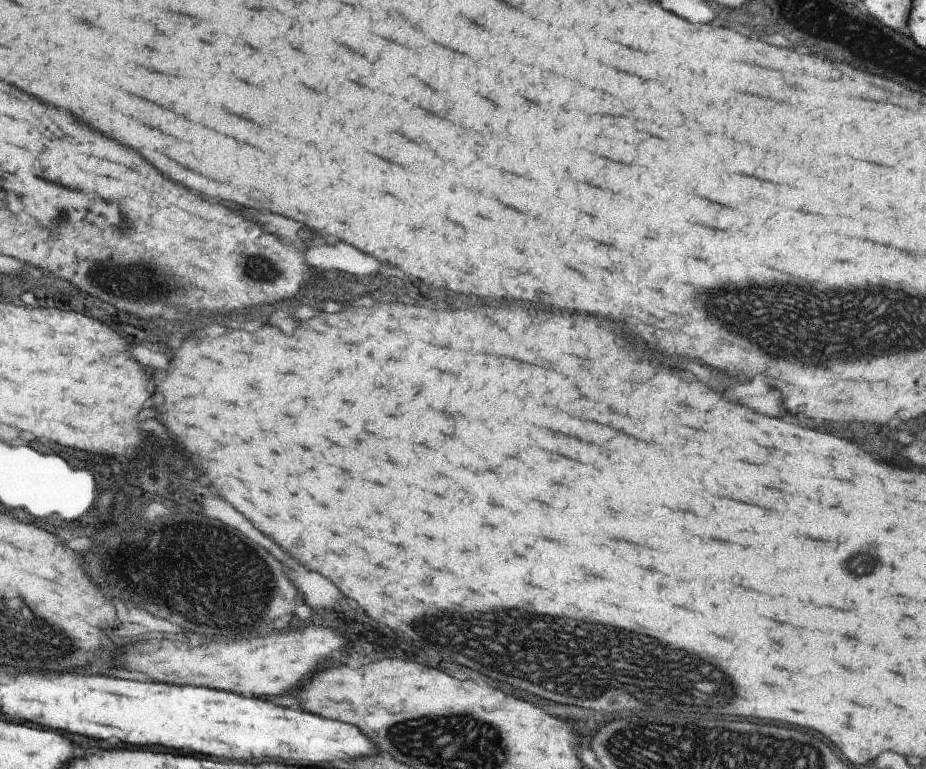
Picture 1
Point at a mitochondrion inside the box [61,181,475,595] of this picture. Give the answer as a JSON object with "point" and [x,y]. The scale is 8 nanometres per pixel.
{"point":[143,284]}

